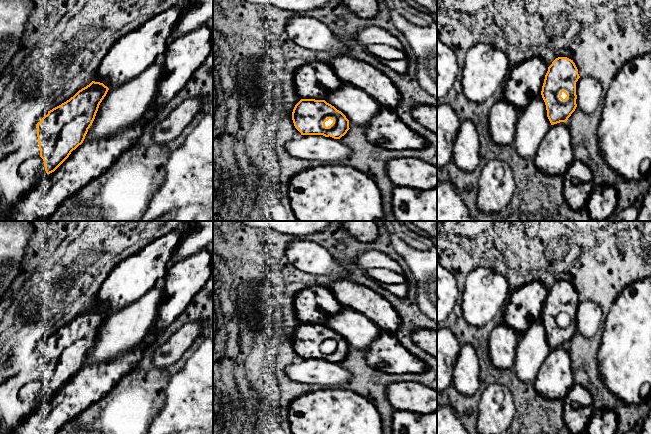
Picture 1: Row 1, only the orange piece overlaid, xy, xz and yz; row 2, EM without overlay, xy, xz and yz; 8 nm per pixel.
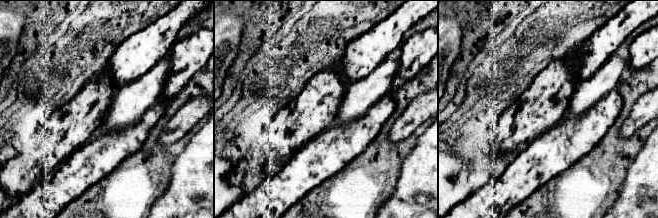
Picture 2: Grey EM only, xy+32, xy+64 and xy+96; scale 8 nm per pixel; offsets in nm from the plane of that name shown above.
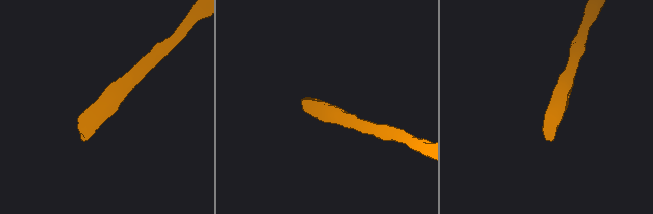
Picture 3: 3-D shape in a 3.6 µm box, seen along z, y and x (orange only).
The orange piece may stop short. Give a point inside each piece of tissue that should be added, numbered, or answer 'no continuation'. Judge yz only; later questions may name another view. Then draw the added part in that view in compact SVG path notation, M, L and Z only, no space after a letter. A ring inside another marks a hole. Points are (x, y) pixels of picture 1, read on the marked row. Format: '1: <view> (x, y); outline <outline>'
no continuation

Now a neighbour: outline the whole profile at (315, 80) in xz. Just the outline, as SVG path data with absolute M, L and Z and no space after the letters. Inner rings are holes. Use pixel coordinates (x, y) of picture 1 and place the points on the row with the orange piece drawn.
M309 62L297 69L294 86L301 99L325 100L330 92L345 85L325 62Z

